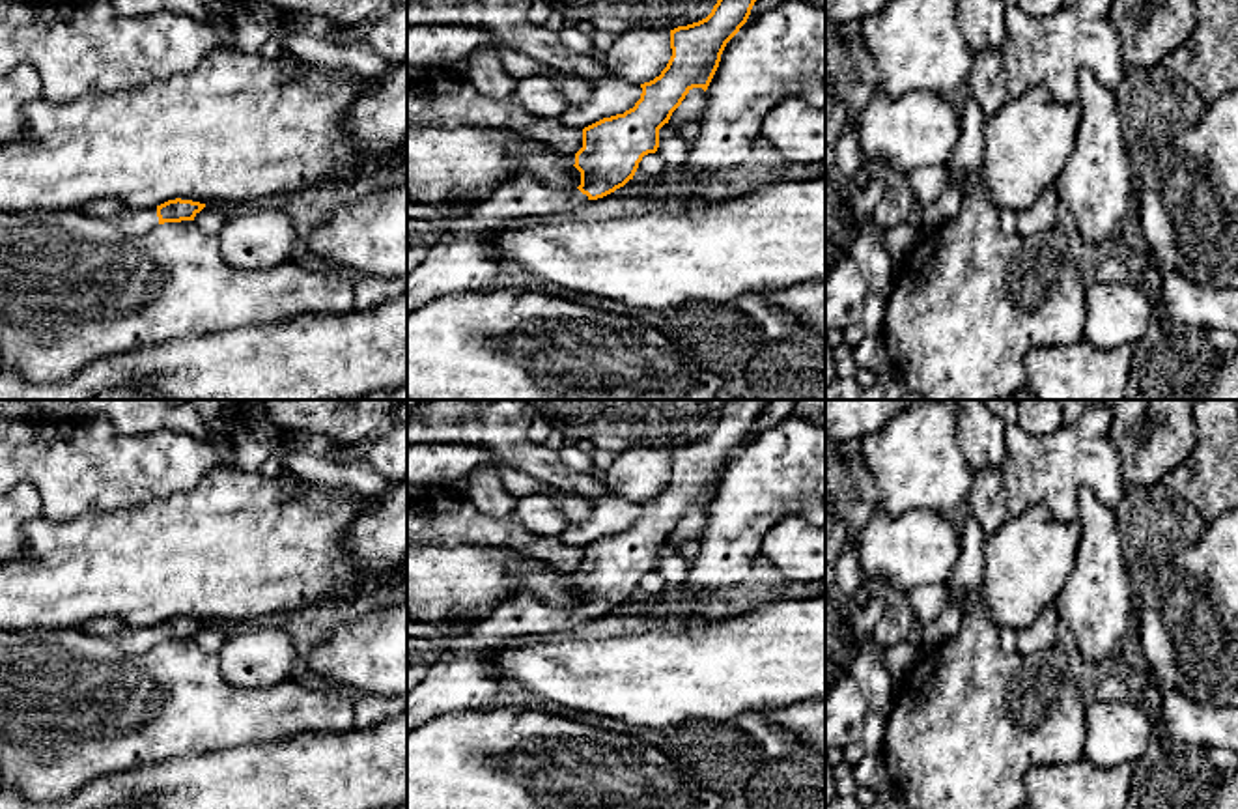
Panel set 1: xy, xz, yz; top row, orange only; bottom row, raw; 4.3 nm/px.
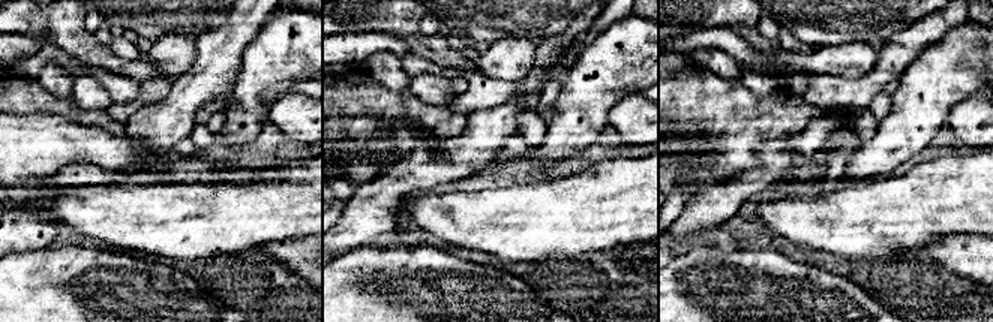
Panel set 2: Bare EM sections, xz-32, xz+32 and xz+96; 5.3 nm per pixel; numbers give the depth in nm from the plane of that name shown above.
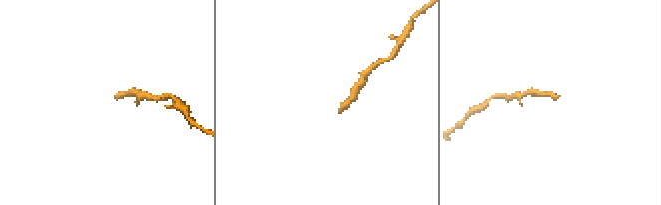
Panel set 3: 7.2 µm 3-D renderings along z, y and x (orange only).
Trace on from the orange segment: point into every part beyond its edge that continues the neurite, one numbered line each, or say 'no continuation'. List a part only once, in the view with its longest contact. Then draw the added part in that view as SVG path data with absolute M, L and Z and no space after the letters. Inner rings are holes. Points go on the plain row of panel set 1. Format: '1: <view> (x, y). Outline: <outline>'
1: xy (135, 639). Outline: M114 617L86 620L78 630L116 643L129 654L140 654L159 645L157 626L129 626Z

